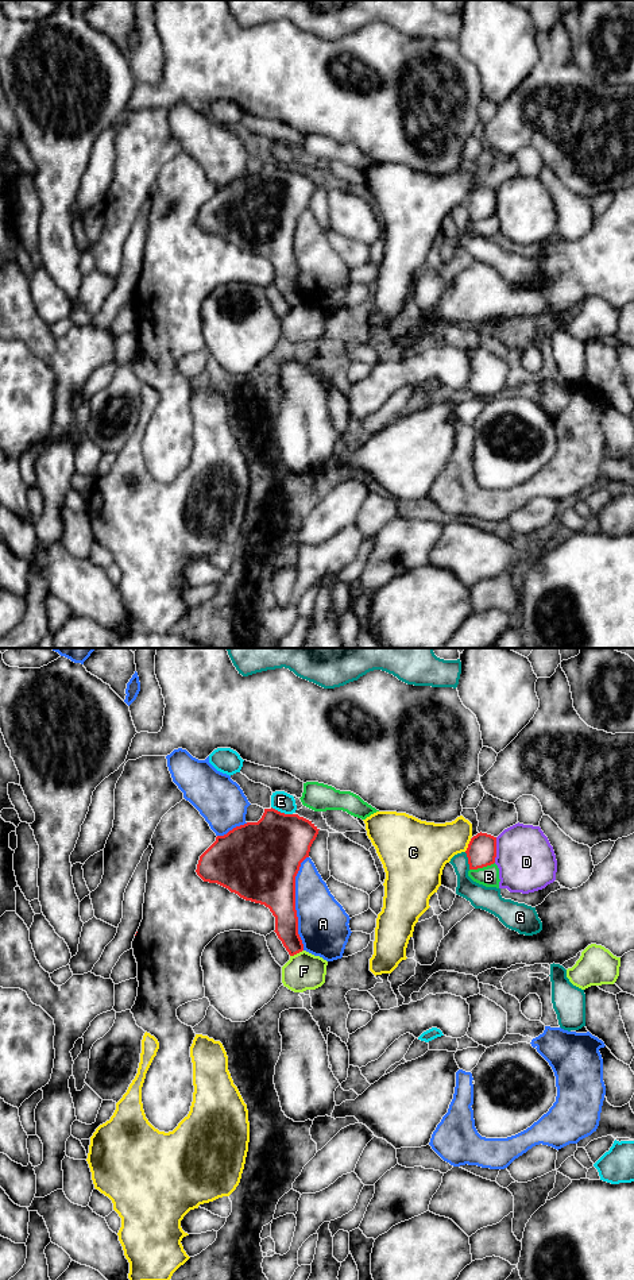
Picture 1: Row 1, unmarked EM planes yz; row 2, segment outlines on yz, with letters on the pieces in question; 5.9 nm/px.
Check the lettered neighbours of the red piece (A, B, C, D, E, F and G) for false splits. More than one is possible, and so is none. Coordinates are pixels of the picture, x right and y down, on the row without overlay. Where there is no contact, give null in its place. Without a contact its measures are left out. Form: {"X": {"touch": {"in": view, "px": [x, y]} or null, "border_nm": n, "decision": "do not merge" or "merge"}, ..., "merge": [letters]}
{"A": {"touch": {"in": "yz", "px": [294, 255]}, "border_nm": 550, "decision": "do not merge"}, "B": {"touch": {"in": "yz", "px": [482, 219]}, "border_nm": 160, "decision": "do not merge"}, "C": {"touch": {"in": "yz", "px": [468, 197]}, "border_nm": 90, "decision": "do not merge"}, "D": {"touch": {"in": "yz", "px": [495, 201]}, "border_nm": 150, "decision": "do not merge"}, "E": {"touch": {"in": "yz", "px": [282, 165]}, "border_nm": 140, "decision": "do not merge"}, "F": {"touch": {"in": "yz", "px": [296, 305]}, "border_nm": 90, "decision": "do not merge"}, "G": {"touch": {"in": "yz", "px": [468, 212]}, "border_nm": 110, "decision": "do not merge"}, "merge": []}

